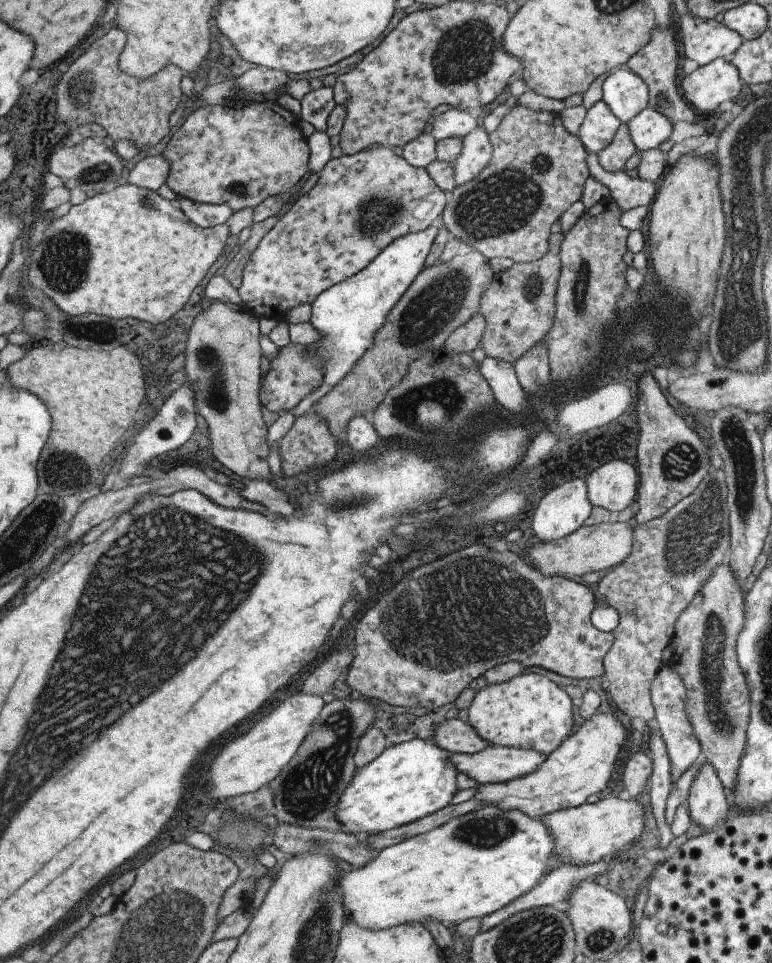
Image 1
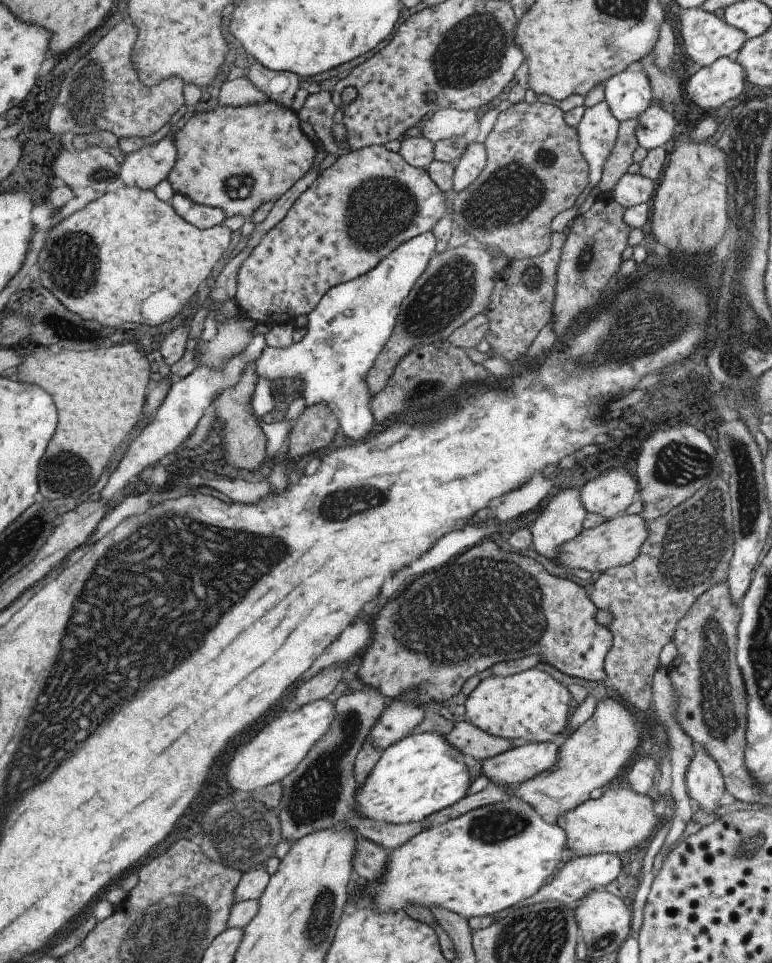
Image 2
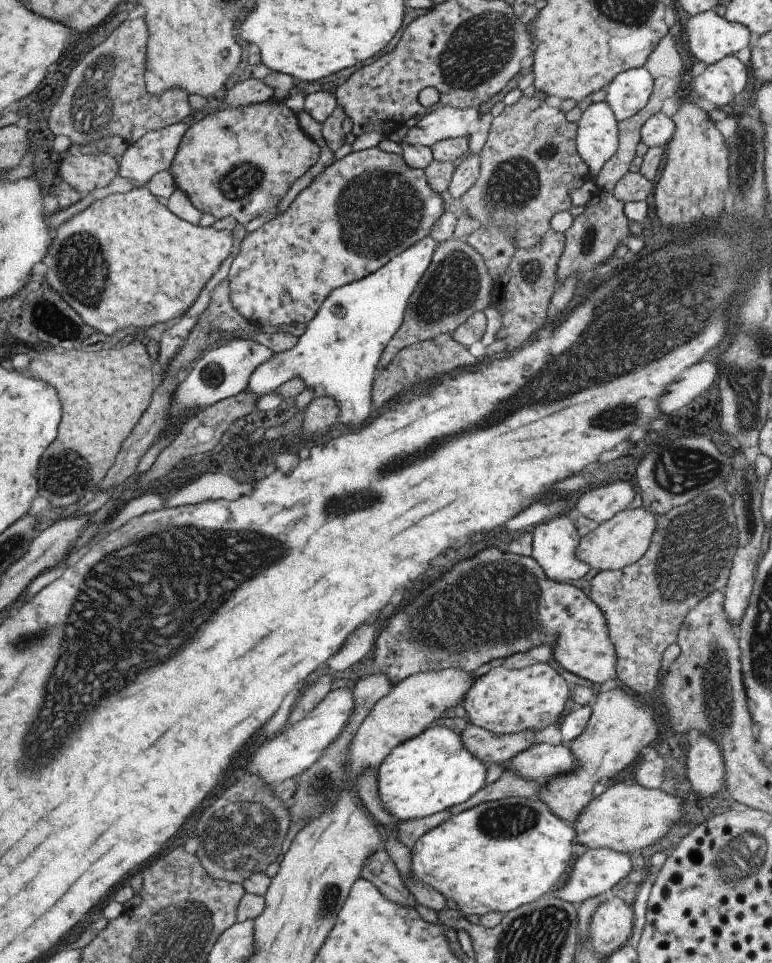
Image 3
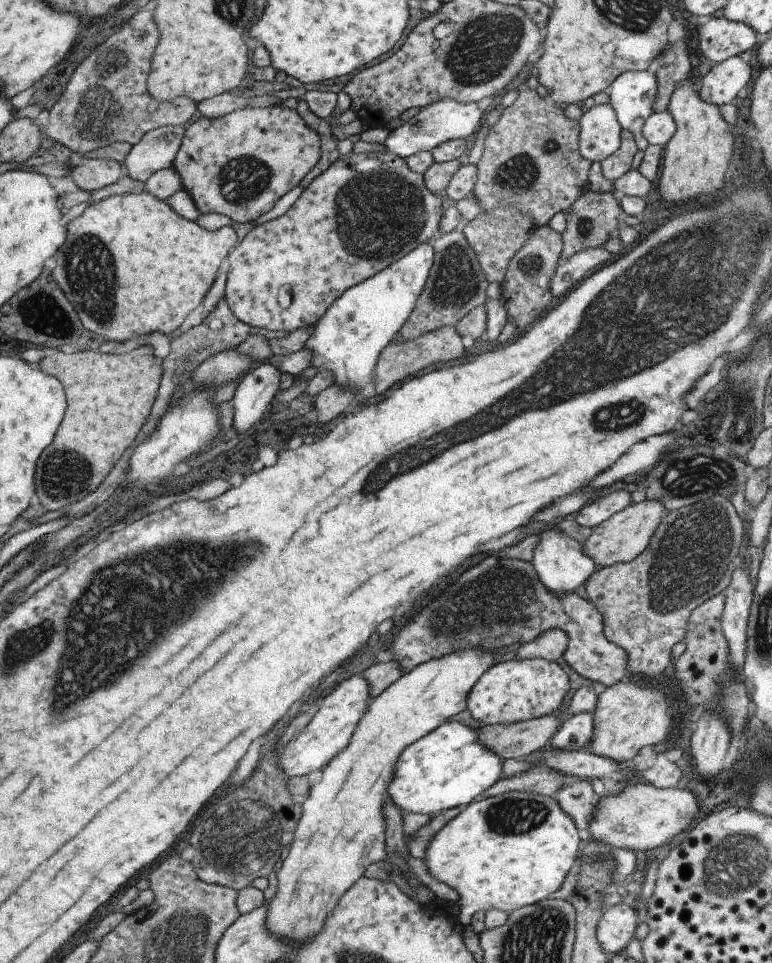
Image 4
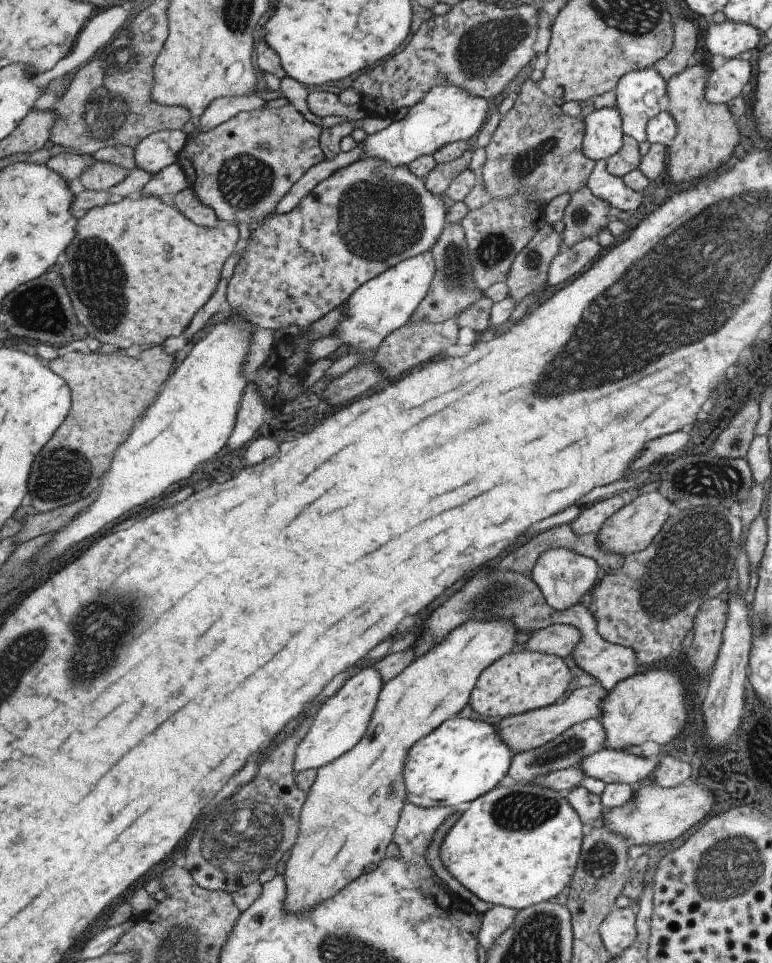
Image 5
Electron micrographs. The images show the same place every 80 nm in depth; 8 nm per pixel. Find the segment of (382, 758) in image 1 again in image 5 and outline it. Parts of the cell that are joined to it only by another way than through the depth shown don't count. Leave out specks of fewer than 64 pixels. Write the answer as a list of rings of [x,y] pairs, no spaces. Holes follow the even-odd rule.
[[[448,718],[433,732],[413,743],[408,750],[402,766],[405,803],[421,808],[437,807],[439,804],[449,808],[456,807],[458,804],[465,806],[490,791],[507,774],[512,756],[512,752],[504,745],[504,741],[497,738],[496,726],[479,720]]]

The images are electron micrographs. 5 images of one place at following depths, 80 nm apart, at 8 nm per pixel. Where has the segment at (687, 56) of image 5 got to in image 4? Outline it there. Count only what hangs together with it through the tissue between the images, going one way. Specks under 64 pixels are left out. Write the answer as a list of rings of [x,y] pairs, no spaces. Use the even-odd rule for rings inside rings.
[[[684,36],[672,44],[673,52],[676,54],[675,62],[668,67],[659,67],[654,74],[657,86],[651,104],[653,113],[666,110],[673,91],[694,71],[689,66],[689,58],[687,58],[687,40],[688,38]]]

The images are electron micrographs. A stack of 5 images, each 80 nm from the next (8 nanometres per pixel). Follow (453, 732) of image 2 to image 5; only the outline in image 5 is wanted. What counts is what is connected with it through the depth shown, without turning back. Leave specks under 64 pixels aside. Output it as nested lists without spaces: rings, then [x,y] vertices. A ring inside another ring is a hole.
[[[598,685],[578,687],[561,704],[553,703],[552,705],[533,709],[520,715],[503,717],[493,725],[496,726],[497,738],[504,741],[504,745],[513,755],[543,746],[553,737],[565,732],[573,724],[577,724],[585,719],[597,719],[601,714],[600,704],[606,692],[603,687],[599,687]]]

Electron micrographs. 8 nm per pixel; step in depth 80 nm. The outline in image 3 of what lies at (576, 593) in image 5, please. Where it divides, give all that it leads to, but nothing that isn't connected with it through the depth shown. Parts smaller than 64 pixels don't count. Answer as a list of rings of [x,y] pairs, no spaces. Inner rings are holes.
[[[566,510],[543,524],[537,524],[533,528],[532,551],[530,557],[542,568],[544,575],[558,583],[575,582],[585,576],[589,566],[577,560],[574,555],[575,547],[579,542],[581,532],[576,529],[574,520],[567,515],[570,511]]]

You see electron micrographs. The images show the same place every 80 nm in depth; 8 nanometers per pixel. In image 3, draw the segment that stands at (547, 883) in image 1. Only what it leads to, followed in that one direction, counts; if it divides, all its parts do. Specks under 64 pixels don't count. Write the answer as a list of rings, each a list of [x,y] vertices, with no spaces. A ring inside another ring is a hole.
[[[608,848],[587,849],[573,864],[569,877],[565,879],[563,885],[551,890],[549,894],[574,906],[578,906],[586,898],[608,894],[614,884],[617,884],[623,877],[628,876],[633,871],[628,855]]]

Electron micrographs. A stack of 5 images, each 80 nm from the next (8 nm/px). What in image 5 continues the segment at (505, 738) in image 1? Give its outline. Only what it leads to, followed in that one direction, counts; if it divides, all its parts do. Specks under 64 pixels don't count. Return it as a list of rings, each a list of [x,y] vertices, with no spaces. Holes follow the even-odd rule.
[[[506,653],[483,669],[470,692],[468,704],[481,718],[503,718],[552,705],[569,686],[572,675],[561,658],[543,653]]]

